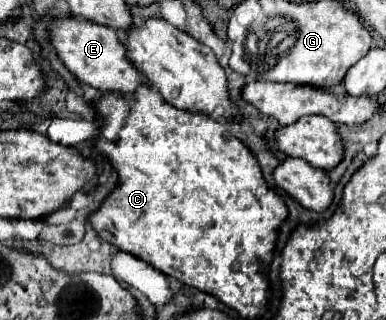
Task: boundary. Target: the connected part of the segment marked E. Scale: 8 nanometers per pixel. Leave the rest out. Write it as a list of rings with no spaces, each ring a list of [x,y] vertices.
[[[58,19],[52,21],[50,29],[52,45],[58,51],[58,57],[64,61],[64,65],[86,85],[102,91],[102,93],[134,93],[142,83],[140,71],[134,67],[134,63],[128,57],[126,47],[120,43],[118,33],[114,29],[108,29],[104,25],[84,21],[84,19]]]

